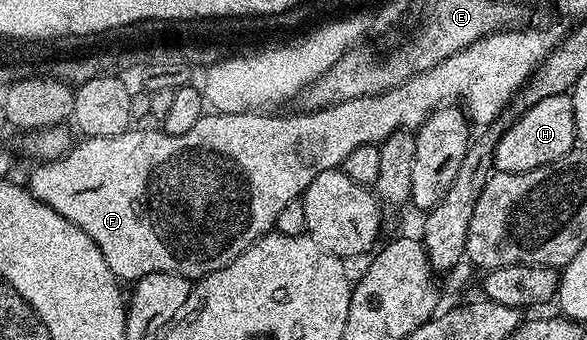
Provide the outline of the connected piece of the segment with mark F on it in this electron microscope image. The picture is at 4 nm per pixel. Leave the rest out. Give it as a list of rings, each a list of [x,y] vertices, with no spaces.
[[[514,26],[500,32],[487,34],[475,42],[471,42],[471,46],[443,58],[441,62],[427,70],[416,72],[409,80],[405,80],[399,86],[395,86],[386,92],[380,92],[374,96],[351,98],[338,104],[331,104],[328,108],[301,110],[298,116],[265,116],[269,114],[261,110],[213,112],[201,116],[199,122],[195,122],[195,126],[191,126],[191,130],[187,130],[187,134],[167,134],[163,130],[152,132],[149,128],[143,128],[147,126],[137,126],[123,134],[115,134],[107,138],[90,136],[82,139],[80,141],[82,144],[74,143],[69,151],[64,156],[59,157],[58,160],[38,163],[36,165],[37,169],[29,176],[27,187],[36,200],[51,206],[51,210],[63,214],[63,218],[67,218],[67,222],[79,226],[83,230],[83,234],[87,234],[91,238],[91,242],[95,242],[95,246],[99,246],[103,258],[107,258],[107,266],[111,266],[111,270],[116,274],[118,281],[126,282],[125,280],[129,280],[128,282],[136,282],[152,272],[174,272],[186,278],[200,278],[209,272],[227,266],[239,254],[243,254],[243,250],[247,250],[252,246],[260,236],[268,236],[270,232],[274,231],[283,206],[287,206],[287,202],[298,199],[304,194],[307,186],[311,186],[311,182],[315,178],[319,178],[319,174],[340,169],[341,163],[345,161],[347,154],[351,154],[351,150],[355,150],[355,146],[367,146],[368,144],[379,146],[391,134],[402,130],[416,130],[425,123],[425,119],[432,112],[450,106],[460,108],[474,125],[488,126],[496,122],[501,113],[508,109],[517,91],[529,83],[529,77],[532,76],[537,65],[545,60],[547,54],[553,48],[556,48],[559,43],[559,32],[557,36],[557,32],[553,28],[525,27]]]

